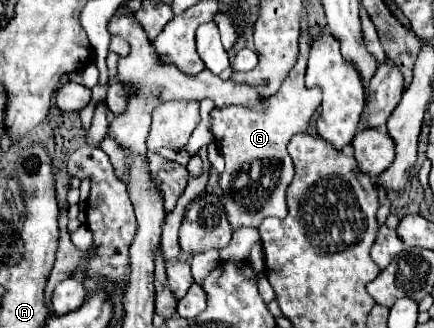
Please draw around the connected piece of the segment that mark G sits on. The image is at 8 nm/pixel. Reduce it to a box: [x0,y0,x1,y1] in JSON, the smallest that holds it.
[212,31,322,229]

